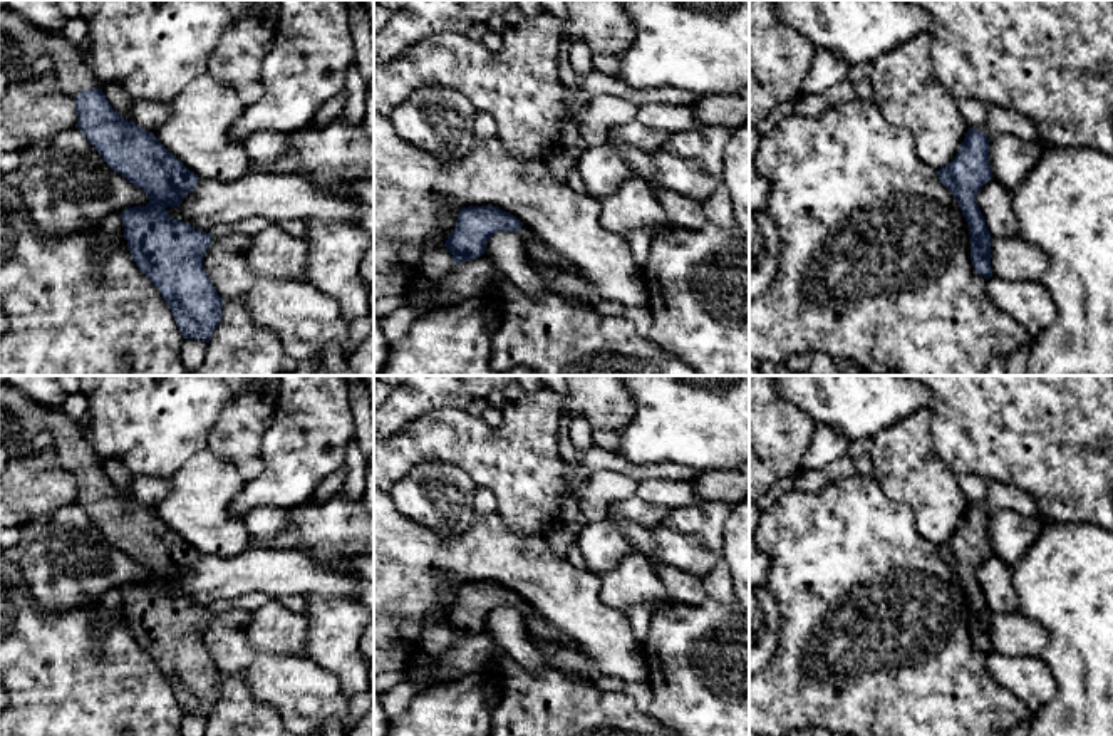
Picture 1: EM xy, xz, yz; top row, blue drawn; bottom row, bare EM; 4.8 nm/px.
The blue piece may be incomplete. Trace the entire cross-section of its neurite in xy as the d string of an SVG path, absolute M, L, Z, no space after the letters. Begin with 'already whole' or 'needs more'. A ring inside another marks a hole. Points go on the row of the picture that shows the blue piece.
needs more; M0 7L0 69L8 75L8 80L20 82L27 79L30 65L39 57L52 59L59 89L74 99L79 116L75 127L116 173L141 188L149 200L146 206L134 206L121 213L124 236L136 267L153 282L169 305L183 339L210 342L221 322L223 308L223 298L203 267L203 255L213 236L196 231L194 226L181 220L173 220L166 211L168 206L179 206L181 198L196 188L199 178L169 153L153 132L126 121L112 109L84 60L82 50L70 44L62 32L40 30L20 13Z

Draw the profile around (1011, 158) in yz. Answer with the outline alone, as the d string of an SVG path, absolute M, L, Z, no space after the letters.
M1002 134L989 143L989 166L992 178L1009 191L1021 186L1026 174L1036 166L1043 148L1017 136Z

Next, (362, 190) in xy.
M360 179L352 183L339 183L332 186L332 191L345 191L350 196L355 196L359 201L374 205L374 179Z

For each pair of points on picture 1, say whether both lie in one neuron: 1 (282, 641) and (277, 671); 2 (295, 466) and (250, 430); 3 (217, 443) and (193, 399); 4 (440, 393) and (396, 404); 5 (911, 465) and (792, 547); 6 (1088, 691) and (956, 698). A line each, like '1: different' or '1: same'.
1: different
2: different
3: different
4: same
5: different
6: different

